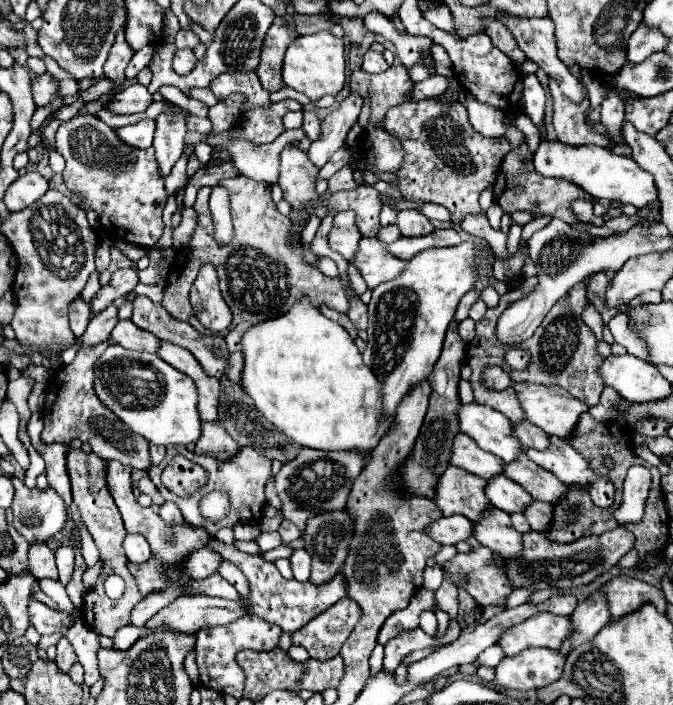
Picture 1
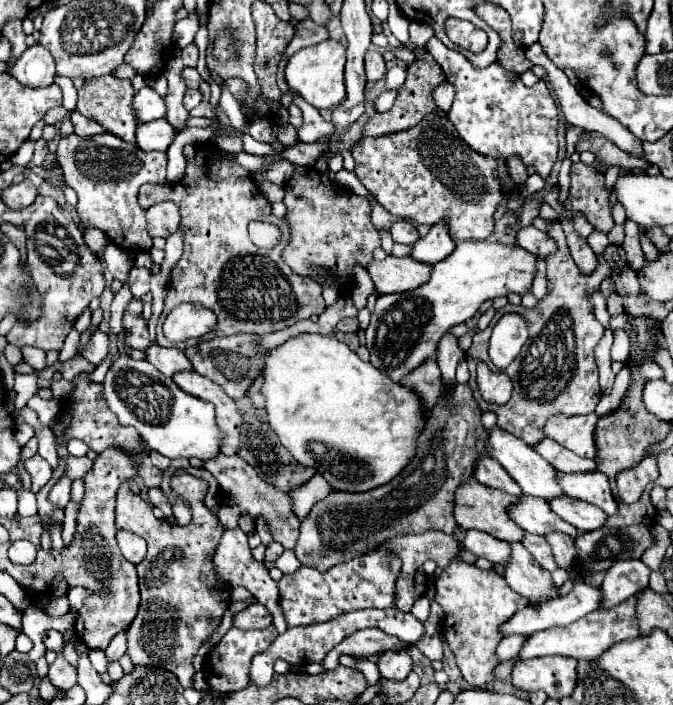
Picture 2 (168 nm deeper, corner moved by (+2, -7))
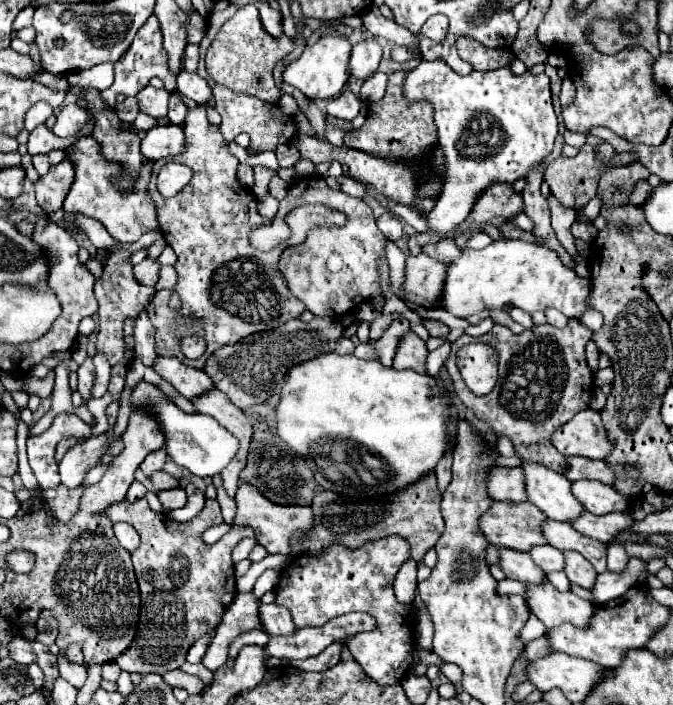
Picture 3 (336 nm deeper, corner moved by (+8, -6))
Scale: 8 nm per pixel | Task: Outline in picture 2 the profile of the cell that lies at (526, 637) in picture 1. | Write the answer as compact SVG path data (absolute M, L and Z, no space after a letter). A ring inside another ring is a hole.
M630 597L624 603L608 609L608 611L598 609L566 627L554 627L554 629L544 629L544 631L532 633L526 637L518 657L534 659L534 657L546 657L546 655L564 655L564 657L574 657L574 659L596 659L610 645L624 641L624 639L634 639L640 635L634 607L636 607L636 599Z

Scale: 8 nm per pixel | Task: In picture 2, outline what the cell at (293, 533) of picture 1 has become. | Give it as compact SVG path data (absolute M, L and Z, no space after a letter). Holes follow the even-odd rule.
M218 453L218 457L212 457L210 461L204 461L204 469L208 469L218 479L222 491L238 505L240 513L246 513L250 517L264 517L268 521L270 529L272 529L274 541L282 543L286 549L294 549L294 545L298 541L298 535L300 535L300 531L298 531L300 521L292 513L290 497L286 493L278 491L274 485L260 479L256 469L250 463L242 461L242 457L238 457L238 455Z

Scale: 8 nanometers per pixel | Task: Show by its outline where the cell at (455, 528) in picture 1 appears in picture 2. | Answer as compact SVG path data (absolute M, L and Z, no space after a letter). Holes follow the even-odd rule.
M470 529L466 531L466 537L462 541L462 547L470 553L474 553L476 557L484 557L492 563L506 563L510 557L510 545L506 541L494 539L482 531Z

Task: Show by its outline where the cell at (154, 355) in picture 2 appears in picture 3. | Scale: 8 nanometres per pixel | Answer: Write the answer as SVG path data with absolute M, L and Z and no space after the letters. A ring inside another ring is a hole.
M158 358L154 370L188 400L194 400L214 388L212 378L204 370L188 368L178 358Z

